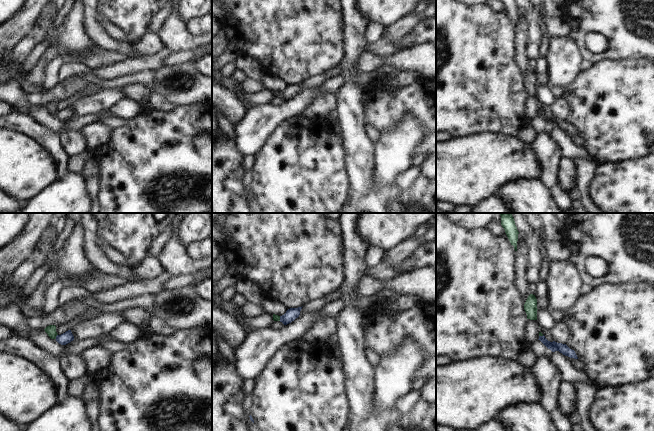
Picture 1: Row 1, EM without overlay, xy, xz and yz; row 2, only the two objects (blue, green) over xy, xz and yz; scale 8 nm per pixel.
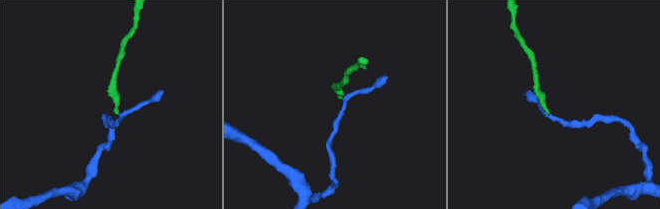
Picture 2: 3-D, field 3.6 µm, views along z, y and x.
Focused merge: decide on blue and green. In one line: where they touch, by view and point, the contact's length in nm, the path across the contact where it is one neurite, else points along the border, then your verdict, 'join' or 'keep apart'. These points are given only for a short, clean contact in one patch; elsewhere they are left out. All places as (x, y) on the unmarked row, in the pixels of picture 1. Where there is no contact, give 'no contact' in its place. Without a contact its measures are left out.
xy (56, 112) | 40 nm | across xy (65, 114), (56, 112), (51, 105) | join

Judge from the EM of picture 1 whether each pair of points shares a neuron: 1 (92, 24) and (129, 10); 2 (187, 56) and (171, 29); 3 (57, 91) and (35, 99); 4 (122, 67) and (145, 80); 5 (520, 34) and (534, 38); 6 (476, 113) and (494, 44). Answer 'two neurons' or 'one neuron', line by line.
1: two neurons
2: two neurons
3: one neuron
4: two neurons
5: two neurons
6: one neuron

